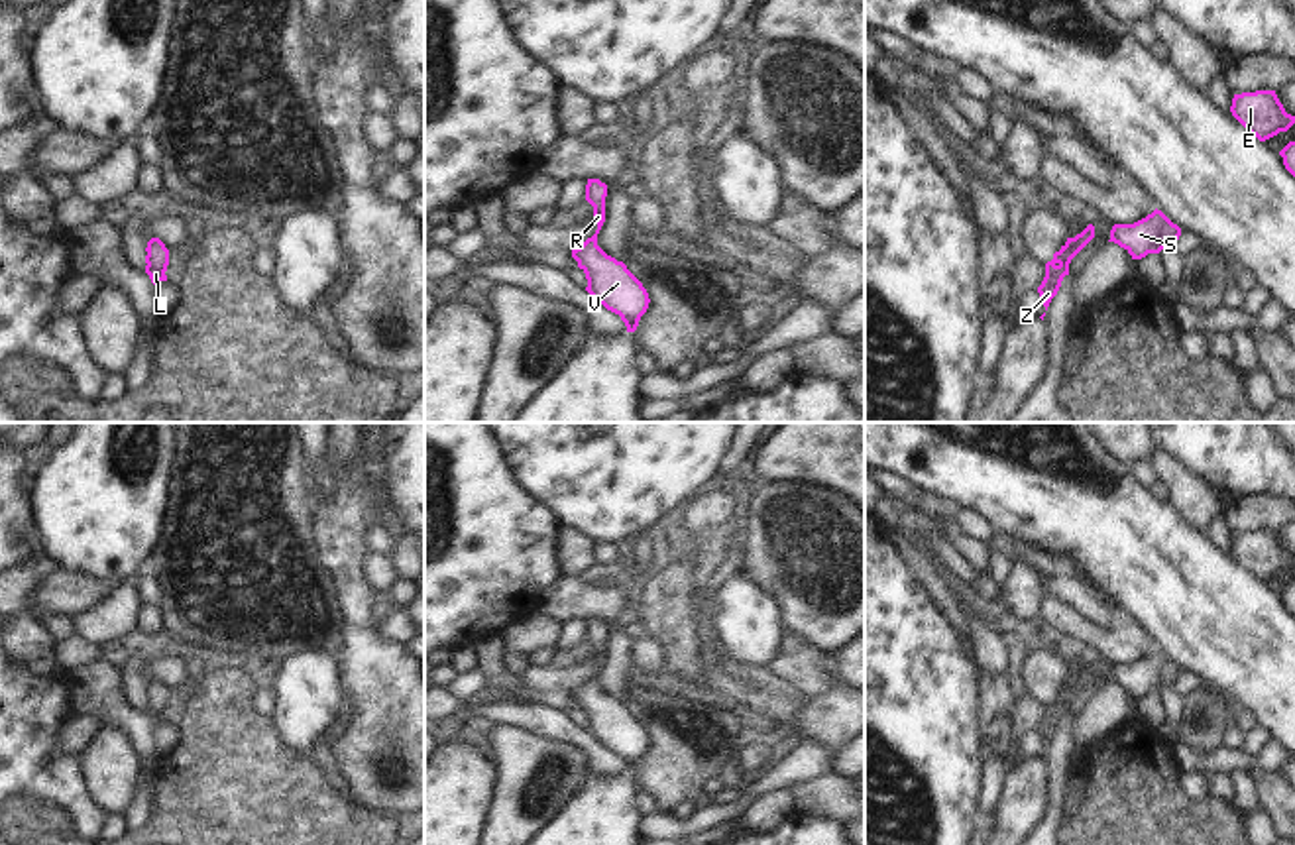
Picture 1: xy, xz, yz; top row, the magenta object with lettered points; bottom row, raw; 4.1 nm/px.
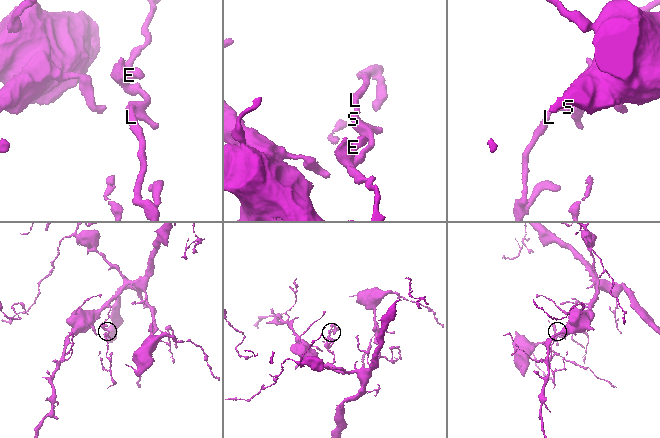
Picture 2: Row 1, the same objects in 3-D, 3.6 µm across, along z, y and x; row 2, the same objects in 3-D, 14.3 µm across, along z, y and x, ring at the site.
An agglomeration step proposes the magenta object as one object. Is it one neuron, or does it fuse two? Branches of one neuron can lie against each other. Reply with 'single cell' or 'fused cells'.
single cell

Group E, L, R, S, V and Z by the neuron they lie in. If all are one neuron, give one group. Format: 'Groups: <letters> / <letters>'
Groups: E L R S V Z

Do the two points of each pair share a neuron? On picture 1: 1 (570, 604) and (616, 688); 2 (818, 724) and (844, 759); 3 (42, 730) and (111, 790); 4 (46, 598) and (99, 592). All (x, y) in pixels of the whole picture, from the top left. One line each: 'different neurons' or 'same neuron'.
1: same neuron
2: different neurons
3: different neurons
4: same neuron

